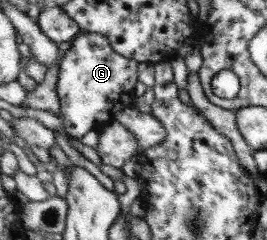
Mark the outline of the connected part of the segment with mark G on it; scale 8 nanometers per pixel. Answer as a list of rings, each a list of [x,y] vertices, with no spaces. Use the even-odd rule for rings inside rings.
[[[80,33],[63,55],[60,67],[57,92],[62,100],[60,117],[68,137],[82,139],[86,133],[111,123],[121,111],[135,107],[139,62],[116,53],[106,35]]]

